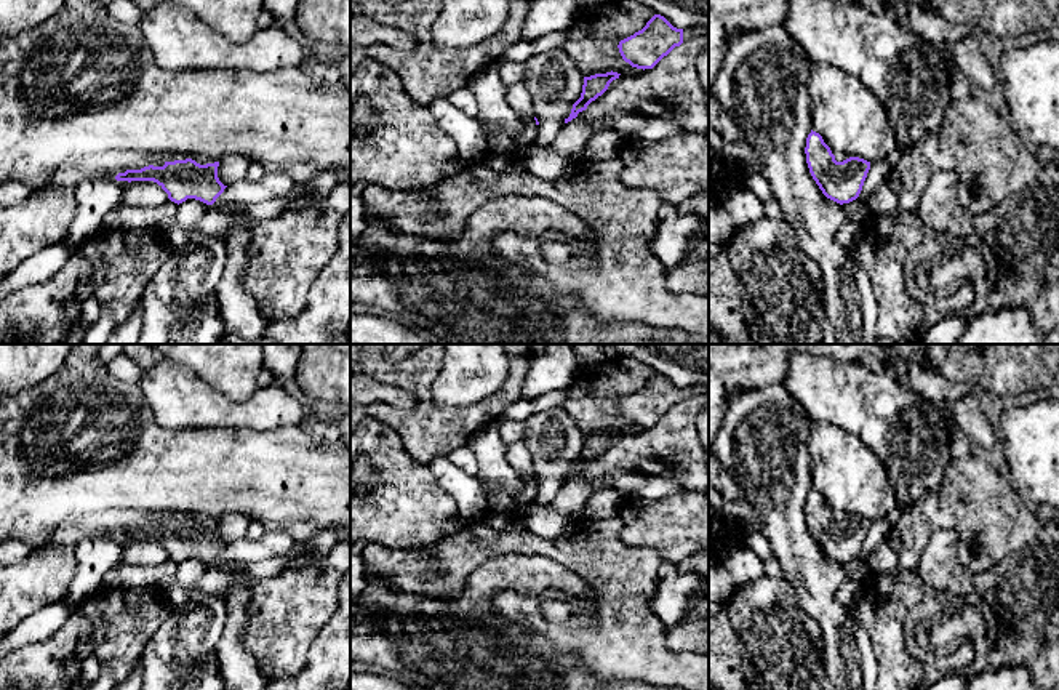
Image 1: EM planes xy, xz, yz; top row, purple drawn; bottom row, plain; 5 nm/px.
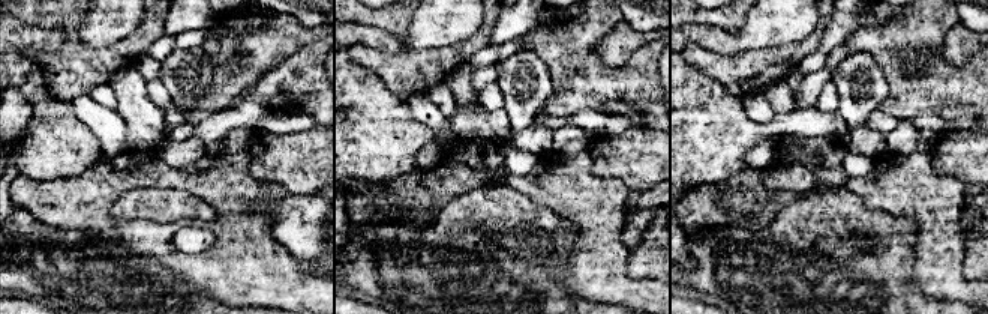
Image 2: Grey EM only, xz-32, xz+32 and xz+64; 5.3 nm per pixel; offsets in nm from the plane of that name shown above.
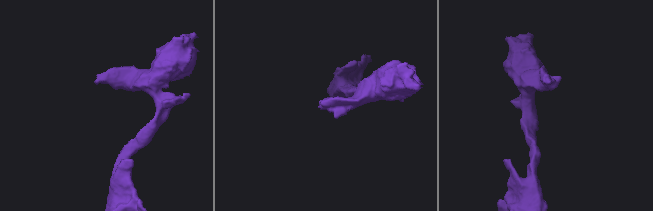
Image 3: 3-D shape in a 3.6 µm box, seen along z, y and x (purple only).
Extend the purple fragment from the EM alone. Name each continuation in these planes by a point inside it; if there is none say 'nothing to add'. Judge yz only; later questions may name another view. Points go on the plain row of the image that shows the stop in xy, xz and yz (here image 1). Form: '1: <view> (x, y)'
nothing to add

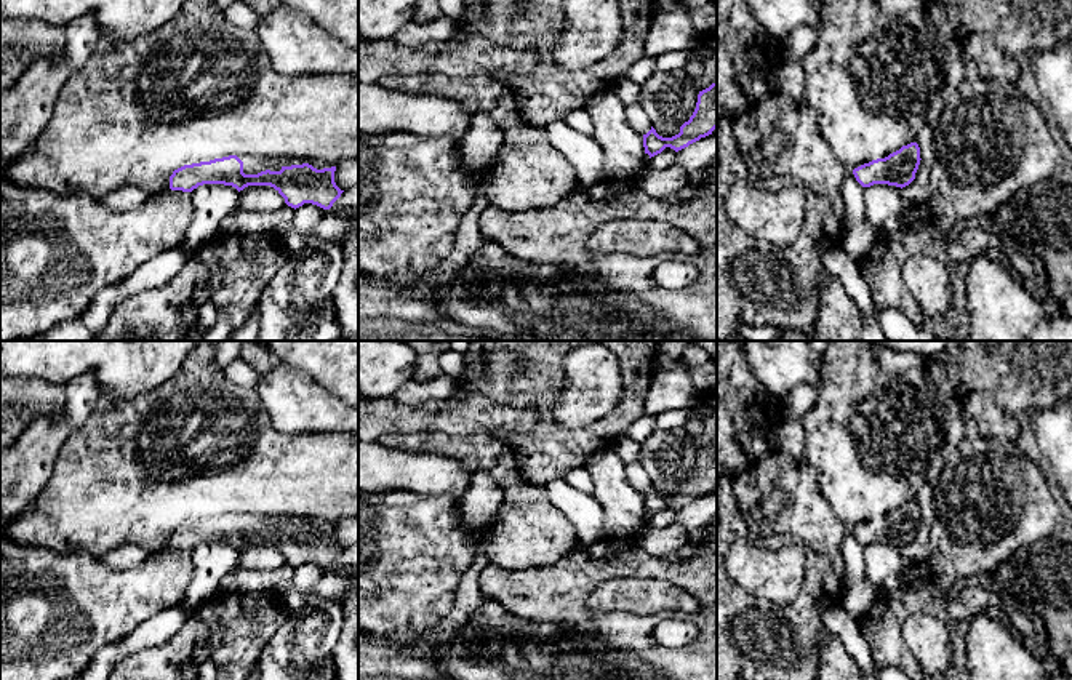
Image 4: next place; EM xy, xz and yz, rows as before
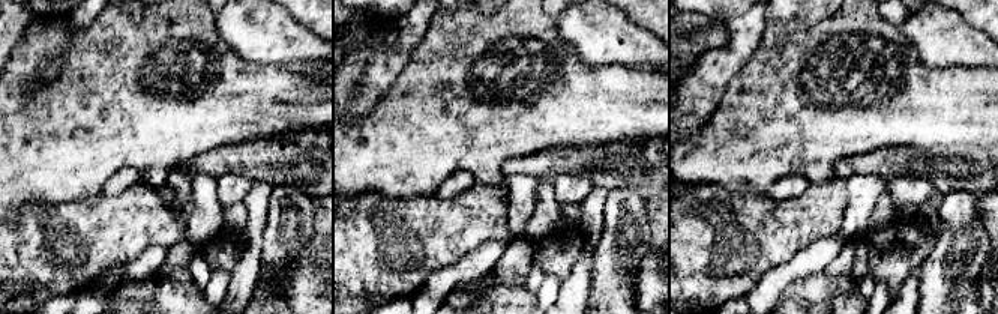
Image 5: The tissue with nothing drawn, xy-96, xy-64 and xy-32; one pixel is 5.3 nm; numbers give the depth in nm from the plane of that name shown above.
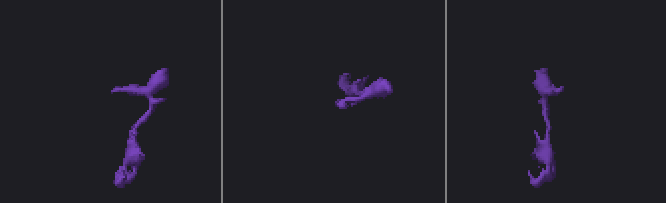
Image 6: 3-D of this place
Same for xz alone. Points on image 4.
nothing to add

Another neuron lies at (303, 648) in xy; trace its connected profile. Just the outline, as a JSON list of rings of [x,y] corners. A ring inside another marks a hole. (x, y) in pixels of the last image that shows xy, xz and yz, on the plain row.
[[[312,562],[294,568],[293,587],[309,594],[307,603],[298,611],[288,611],[285,622],[261,650],[259,680],[339,680],[334,650],[344,624],[342,606],[312,594],[326,571]]]

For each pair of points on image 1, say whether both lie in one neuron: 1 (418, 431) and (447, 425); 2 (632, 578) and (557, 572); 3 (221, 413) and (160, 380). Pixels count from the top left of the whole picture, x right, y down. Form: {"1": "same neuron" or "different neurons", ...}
{"1": "same neuron", "2": "different neurons", "3": "same neuron"}

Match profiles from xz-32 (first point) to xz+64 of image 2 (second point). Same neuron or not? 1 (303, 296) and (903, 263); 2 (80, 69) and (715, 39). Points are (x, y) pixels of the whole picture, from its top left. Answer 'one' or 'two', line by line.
1: two
2: two

